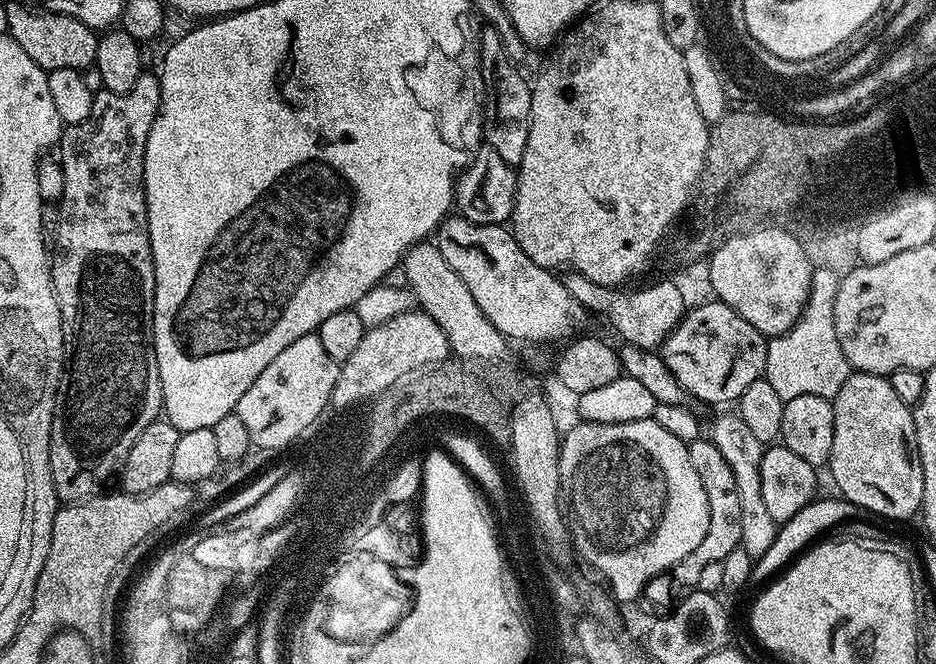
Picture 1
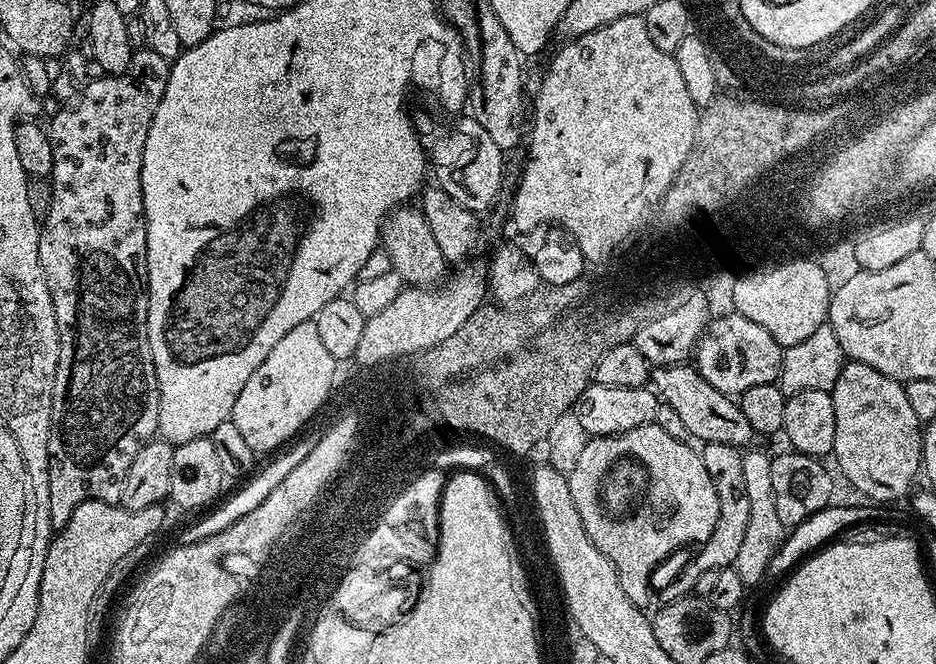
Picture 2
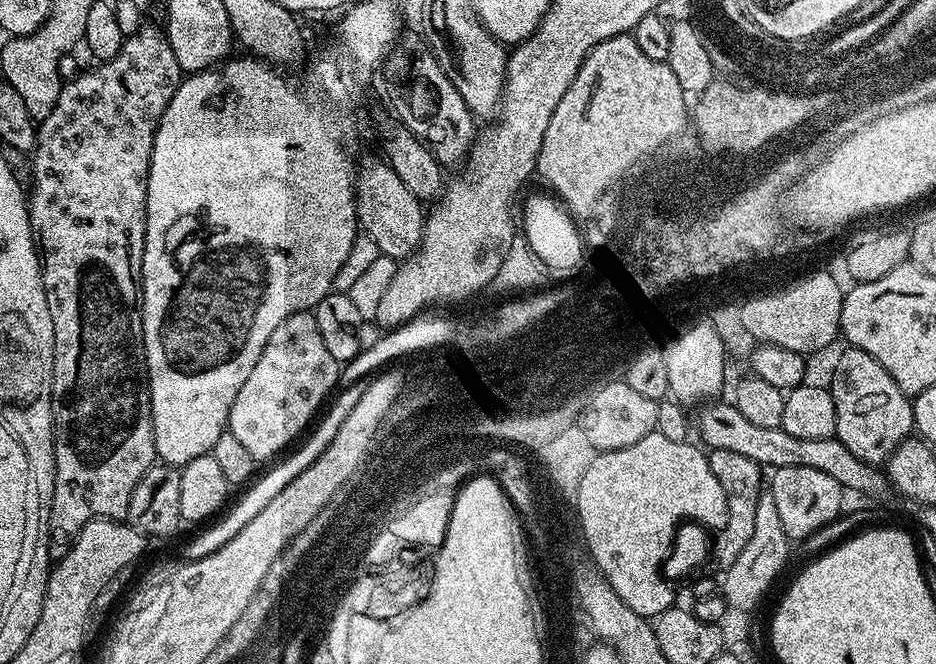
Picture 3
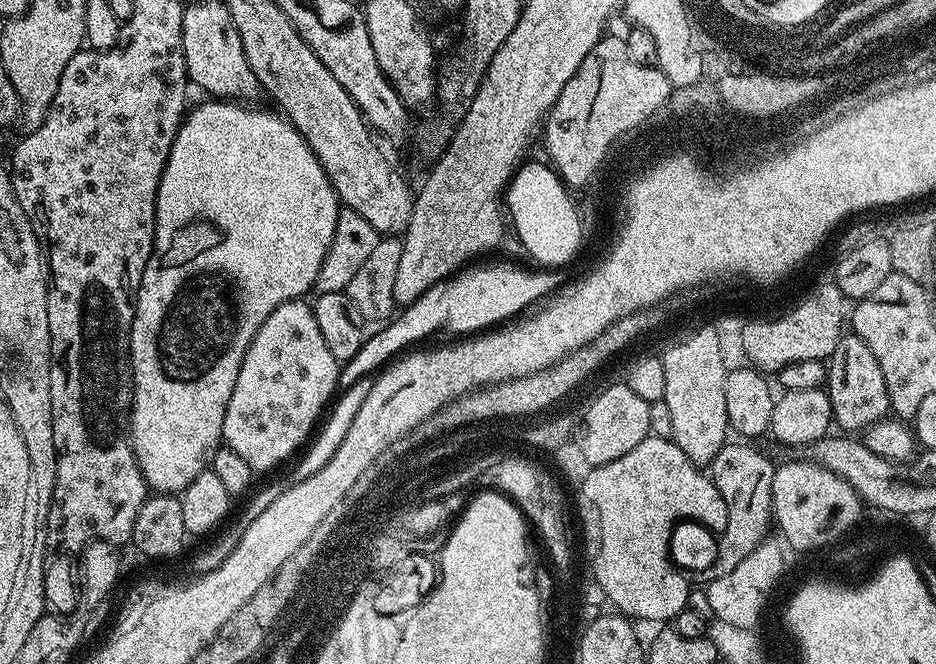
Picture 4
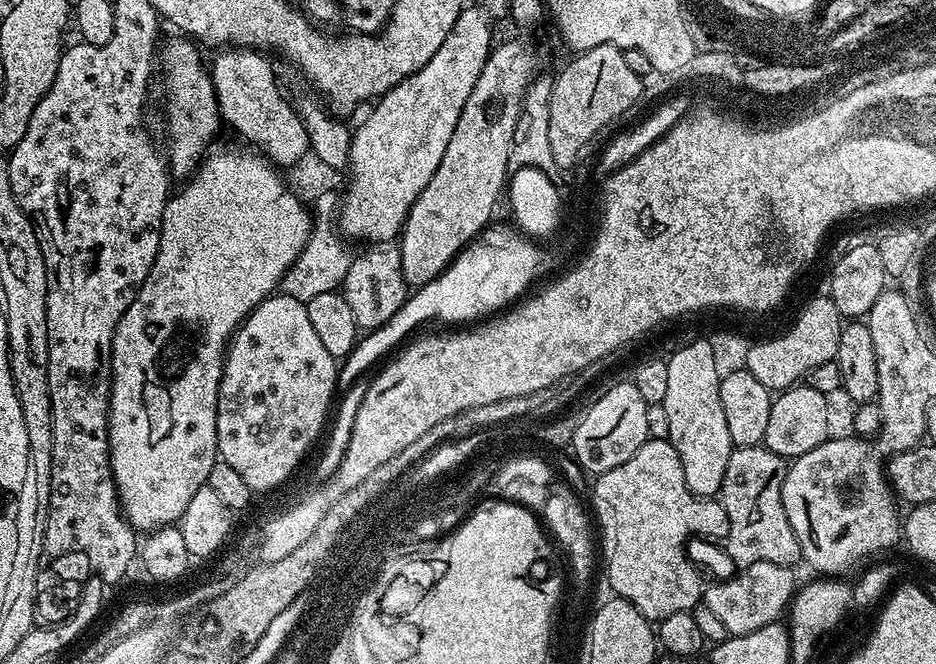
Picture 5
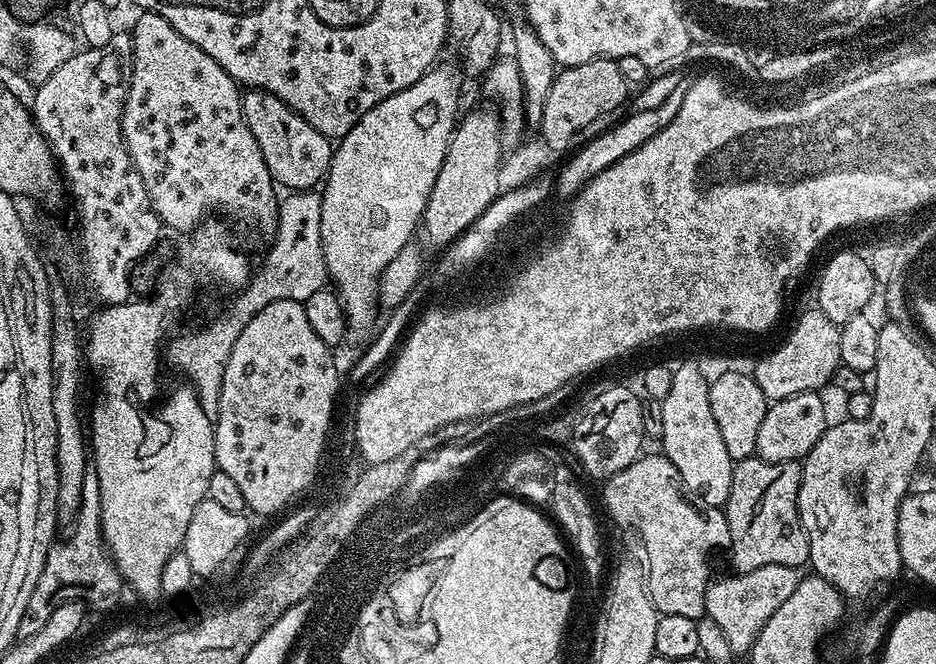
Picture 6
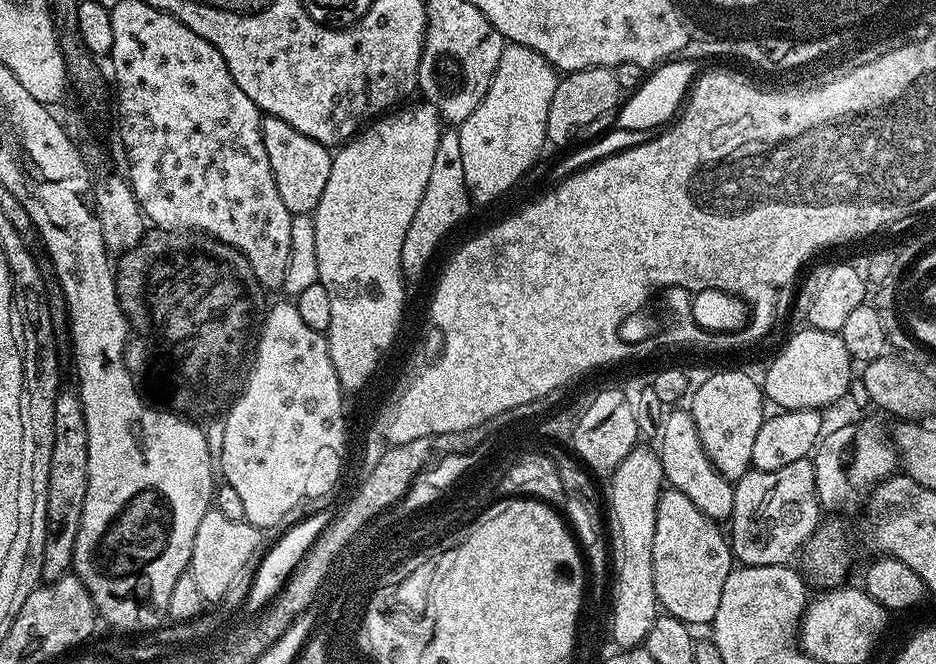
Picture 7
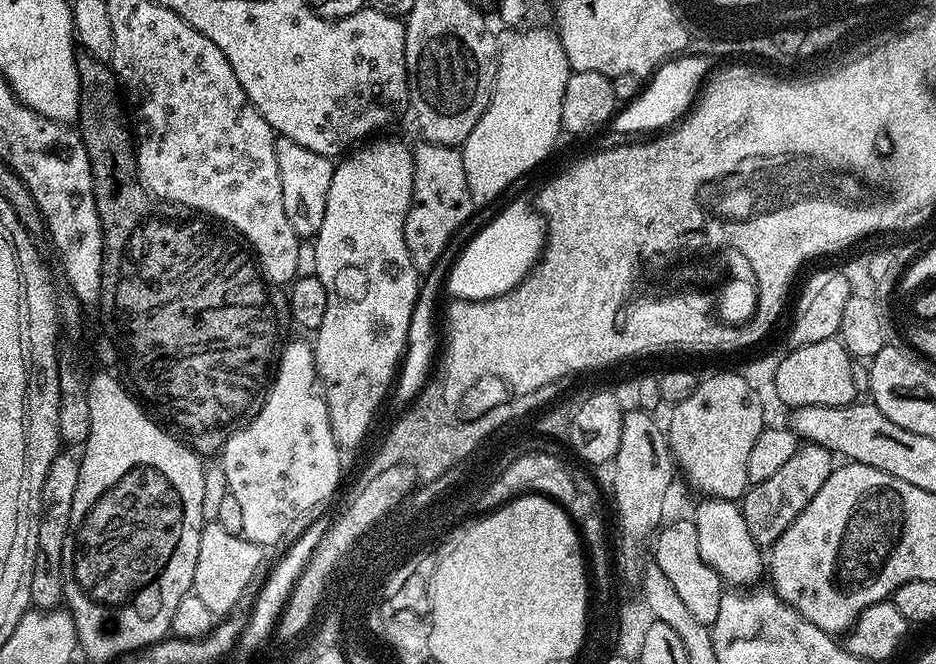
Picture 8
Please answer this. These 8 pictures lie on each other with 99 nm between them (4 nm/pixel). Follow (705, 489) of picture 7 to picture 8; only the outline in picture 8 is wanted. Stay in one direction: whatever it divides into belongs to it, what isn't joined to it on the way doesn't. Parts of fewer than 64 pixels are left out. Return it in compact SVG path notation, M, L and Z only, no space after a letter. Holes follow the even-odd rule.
M711 498L700 503L704 504L697 506L694 523L698 530L698 550L702 554L702 562L709 564L720 575L725 585L755 585L757 583L755 580L760 575L762 577L765 575L766 560L762 555L761 545L756 544L754 538L750 538L750 530L746 530L746 518L741 505L735 500L713 500Z

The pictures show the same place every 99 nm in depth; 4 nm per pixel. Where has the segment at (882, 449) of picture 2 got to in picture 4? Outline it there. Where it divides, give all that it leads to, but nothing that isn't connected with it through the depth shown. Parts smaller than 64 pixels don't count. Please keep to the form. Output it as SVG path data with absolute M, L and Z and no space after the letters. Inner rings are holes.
M855 334L841 336L834 354L828 357L826 365L826 391L832 403L835 423L844 427L841 429L856 434L861 430L867 430L874 422L889 415L888 391L886 378L882 378L882 366L878 366L874 350L866 346L861 336Z

